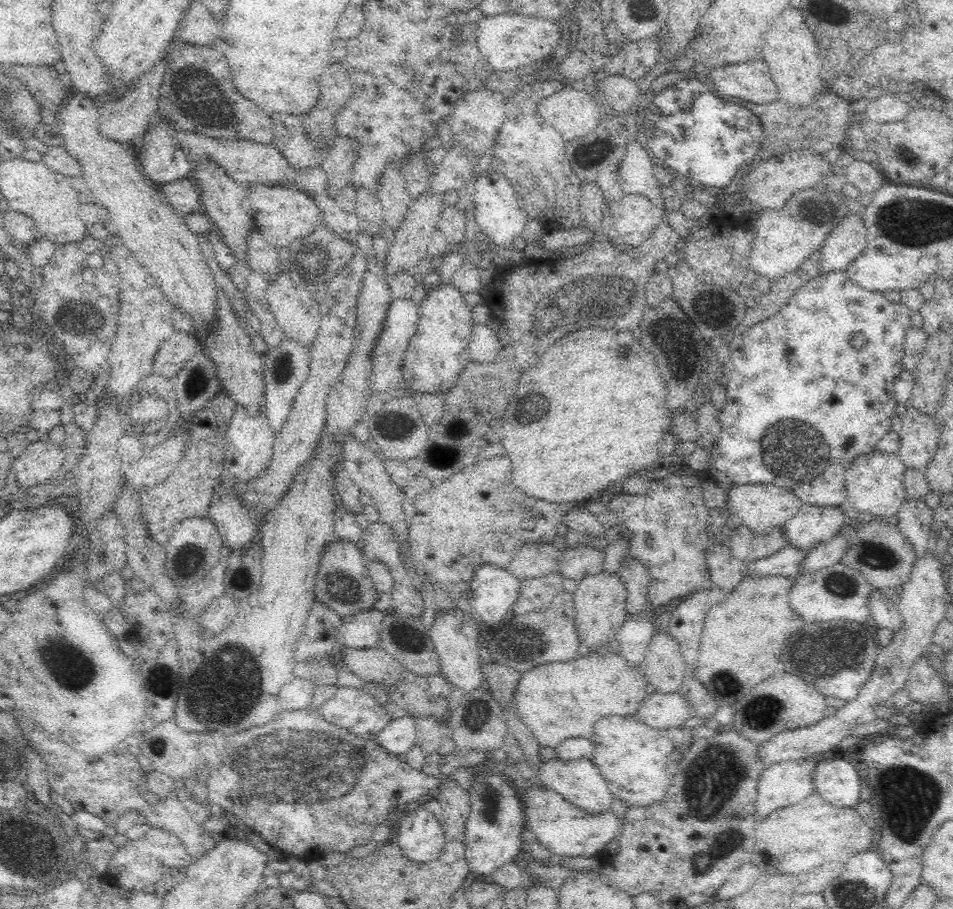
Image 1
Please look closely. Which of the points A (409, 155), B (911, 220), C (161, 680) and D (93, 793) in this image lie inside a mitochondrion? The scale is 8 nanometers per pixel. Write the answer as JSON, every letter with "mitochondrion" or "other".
{"A":"other","B":"mitochondrion","C":"mitochondrion","D":"other"}

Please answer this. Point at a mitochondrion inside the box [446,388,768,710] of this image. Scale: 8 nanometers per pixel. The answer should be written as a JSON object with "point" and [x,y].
{"point":[534,410]}

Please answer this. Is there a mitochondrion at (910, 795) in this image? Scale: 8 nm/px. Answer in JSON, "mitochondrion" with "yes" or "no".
{"mitochondrion":"yes"}

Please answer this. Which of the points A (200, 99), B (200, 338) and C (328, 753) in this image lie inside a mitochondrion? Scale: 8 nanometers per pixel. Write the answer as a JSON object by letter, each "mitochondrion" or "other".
{"A":"mitochondrion","B":"other","C":"mitochondrion"}

